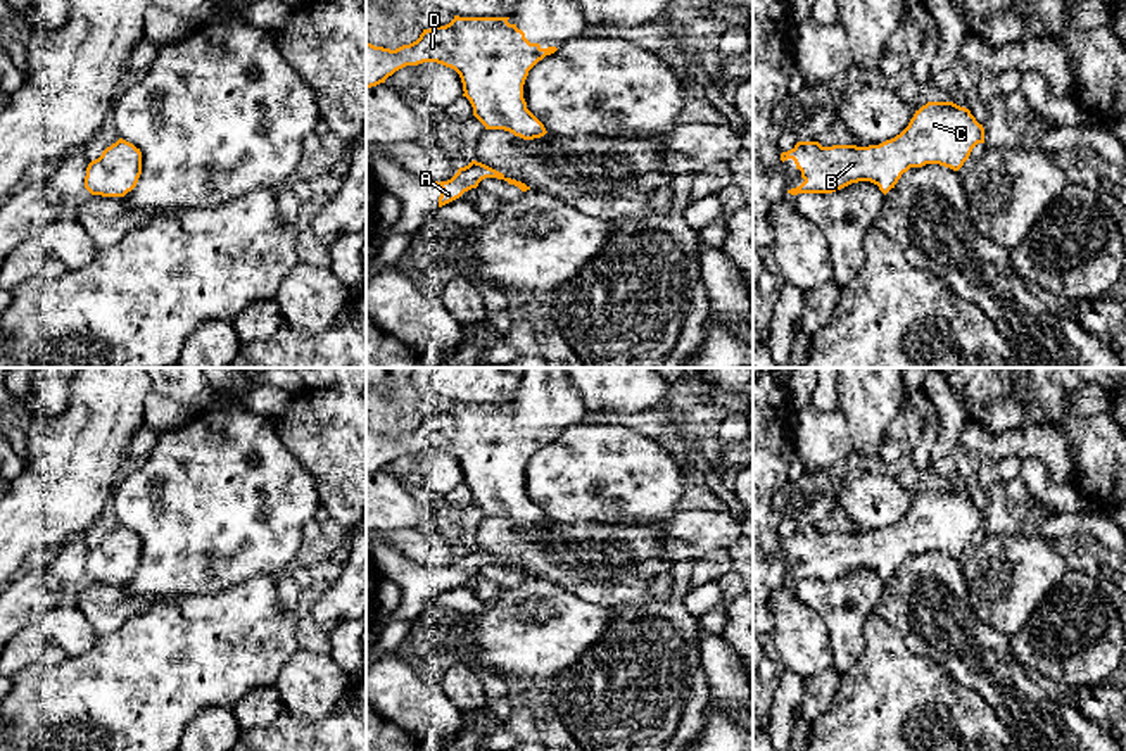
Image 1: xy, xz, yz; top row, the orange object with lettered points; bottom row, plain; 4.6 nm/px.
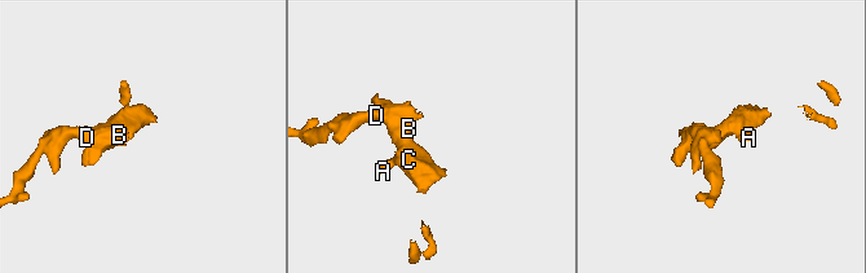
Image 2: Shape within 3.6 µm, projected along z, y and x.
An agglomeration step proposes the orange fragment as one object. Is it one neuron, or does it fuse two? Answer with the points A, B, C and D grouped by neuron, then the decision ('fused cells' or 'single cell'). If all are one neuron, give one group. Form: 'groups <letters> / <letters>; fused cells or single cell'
groups A C / B D; fused cells

